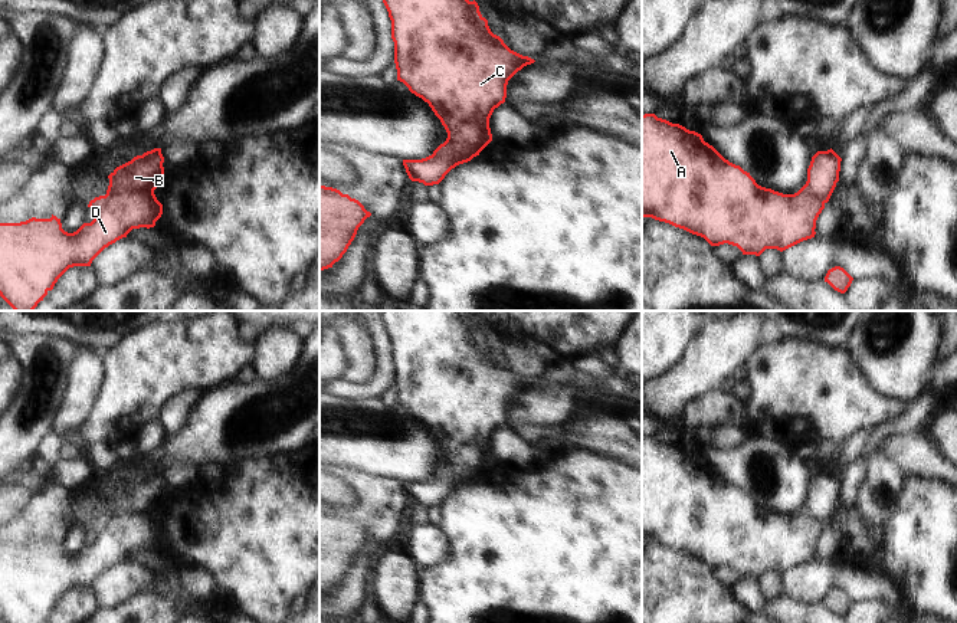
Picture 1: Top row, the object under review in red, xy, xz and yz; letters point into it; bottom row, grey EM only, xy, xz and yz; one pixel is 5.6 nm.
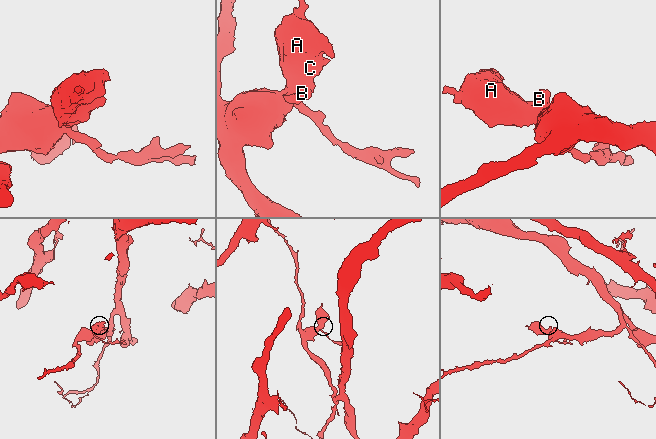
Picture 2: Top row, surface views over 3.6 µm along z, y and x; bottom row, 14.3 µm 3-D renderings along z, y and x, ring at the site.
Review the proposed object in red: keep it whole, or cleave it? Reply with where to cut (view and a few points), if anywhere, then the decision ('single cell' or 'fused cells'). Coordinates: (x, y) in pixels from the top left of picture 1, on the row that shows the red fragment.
cut xy (153, 190), (112, 192), (97, 210); fused cells

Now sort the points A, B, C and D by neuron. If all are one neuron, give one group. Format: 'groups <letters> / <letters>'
groups A C D / B

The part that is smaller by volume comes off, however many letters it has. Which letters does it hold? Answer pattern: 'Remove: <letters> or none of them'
Remove: B

